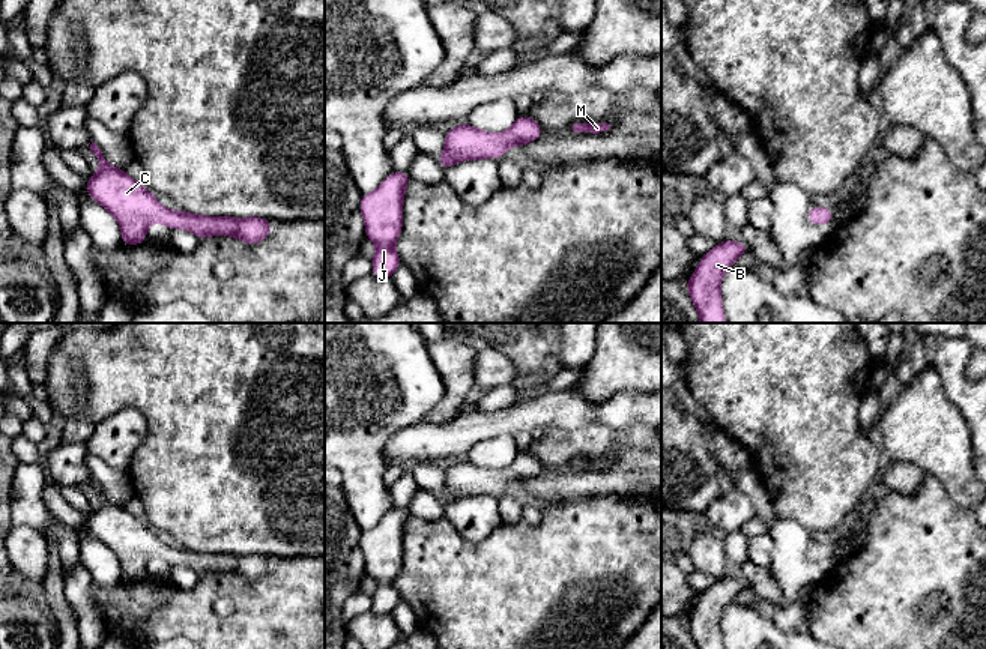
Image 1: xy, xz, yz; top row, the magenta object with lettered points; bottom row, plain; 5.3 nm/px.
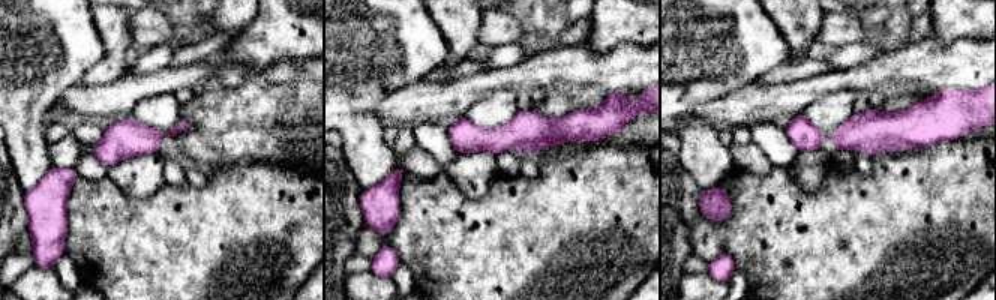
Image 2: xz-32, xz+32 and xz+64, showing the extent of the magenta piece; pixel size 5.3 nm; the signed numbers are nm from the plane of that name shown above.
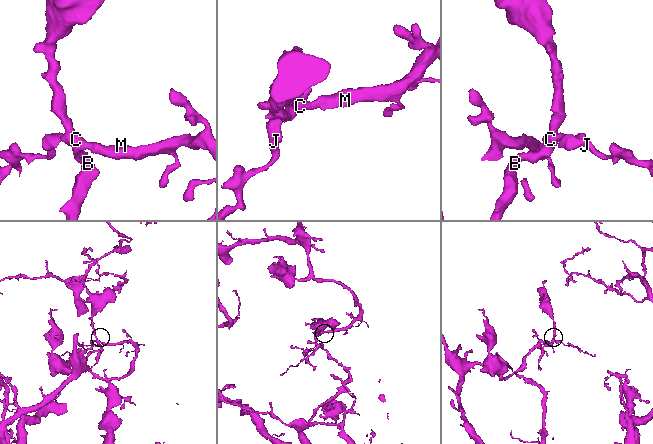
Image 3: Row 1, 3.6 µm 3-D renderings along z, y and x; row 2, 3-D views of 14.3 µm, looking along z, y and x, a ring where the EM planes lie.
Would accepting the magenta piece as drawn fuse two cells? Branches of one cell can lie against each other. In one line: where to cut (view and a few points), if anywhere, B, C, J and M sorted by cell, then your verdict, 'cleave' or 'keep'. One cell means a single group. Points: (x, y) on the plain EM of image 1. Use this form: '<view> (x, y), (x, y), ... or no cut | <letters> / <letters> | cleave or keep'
no cut | B C J M | keep

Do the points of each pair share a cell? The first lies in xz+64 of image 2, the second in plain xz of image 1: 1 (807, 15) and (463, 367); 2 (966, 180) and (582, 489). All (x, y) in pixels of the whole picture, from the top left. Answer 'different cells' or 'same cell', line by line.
1: same cell
2: different cells

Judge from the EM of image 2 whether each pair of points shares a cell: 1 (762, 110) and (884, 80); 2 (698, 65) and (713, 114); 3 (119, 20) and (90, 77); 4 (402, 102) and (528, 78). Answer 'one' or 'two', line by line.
1: one
2: two
3: one
4: one

